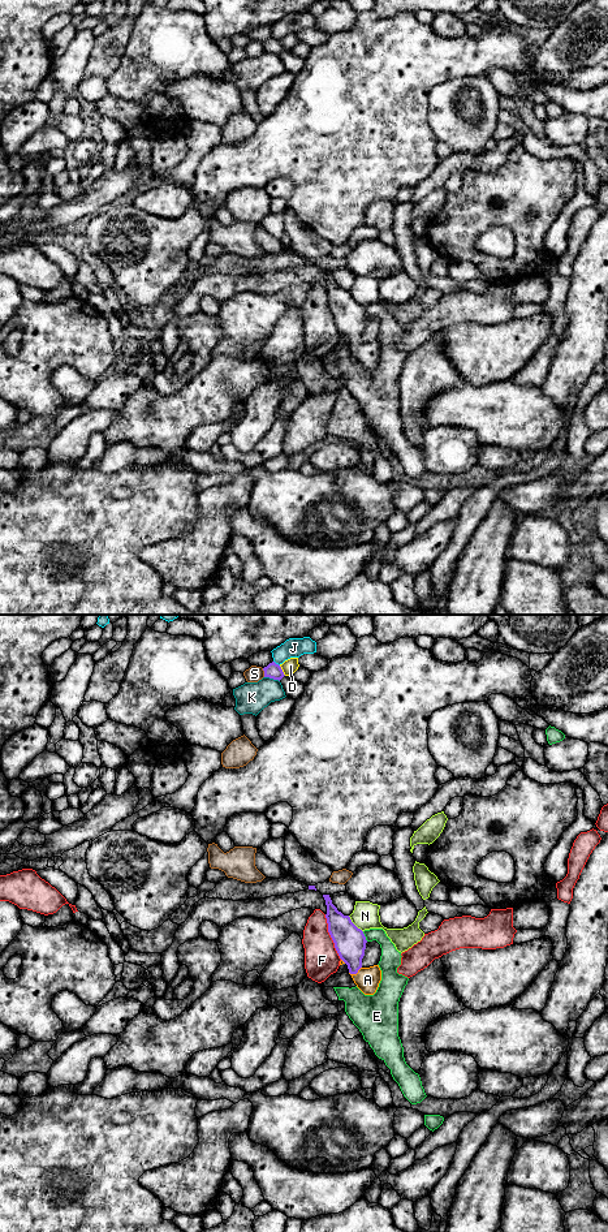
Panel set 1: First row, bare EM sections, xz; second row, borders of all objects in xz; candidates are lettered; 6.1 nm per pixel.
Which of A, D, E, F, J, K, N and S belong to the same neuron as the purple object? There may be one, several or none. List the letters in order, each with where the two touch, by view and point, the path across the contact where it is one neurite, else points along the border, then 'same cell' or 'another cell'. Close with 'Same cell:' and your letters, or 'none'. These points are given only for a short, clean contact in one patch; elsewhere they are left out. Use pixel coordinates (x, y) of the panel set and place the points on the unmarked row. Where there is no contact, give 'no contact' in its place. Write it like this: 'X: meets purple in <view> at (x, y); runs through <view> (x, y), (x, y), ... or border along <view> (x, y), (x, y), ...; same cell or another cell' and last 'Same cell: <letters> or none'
A: meets purple in xz at (356, 348); runs through xz (349, 315), (356, 348), (367, 354); same cell
D: meets purple in xz at (281, 46); another cell
E: meets purple in xz at (365, 311); border along xz (362, 306), (367, 315); another cell
F: meets purple in xz at (331, 311); another cell
J: meets purple in xz at (275, 38); another cell
K: meets purple in xz at (272, 52); another cell
N: meets purple in xz at (353, 298); another cell
S: meets purple in xz at (264, 47); border along xz (262, 43), (264, 51); another cell
Same cell: A

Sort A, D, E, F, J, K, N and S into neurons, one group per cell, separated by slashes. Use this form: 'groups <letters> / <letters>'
groups A / D / E / F / J / K / N / S

